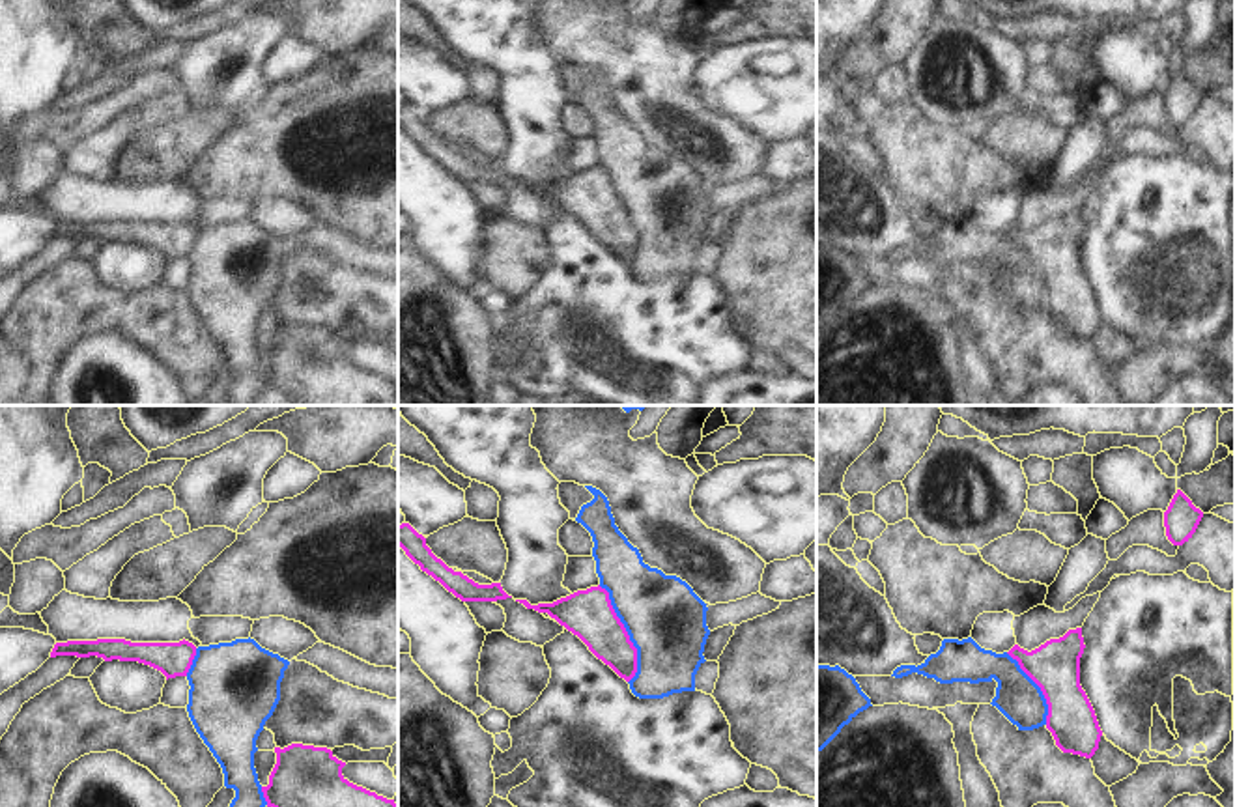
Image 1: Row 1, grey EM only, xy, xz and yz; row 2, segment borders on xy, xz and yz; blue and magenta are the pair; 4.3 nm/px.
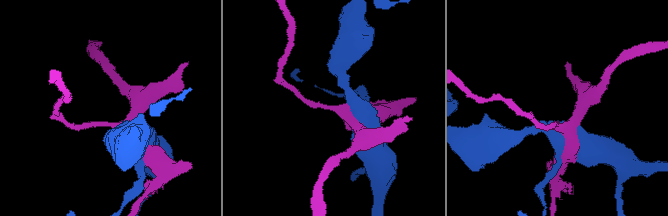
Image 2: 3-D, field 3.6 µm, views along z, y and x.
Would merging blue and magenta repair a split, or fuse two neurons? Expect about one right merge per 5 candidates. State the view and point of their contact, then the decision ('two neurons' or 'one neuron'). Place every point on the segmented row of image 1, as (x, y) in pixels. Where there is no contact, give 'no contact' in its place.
xz (628, 634) | two neurons

